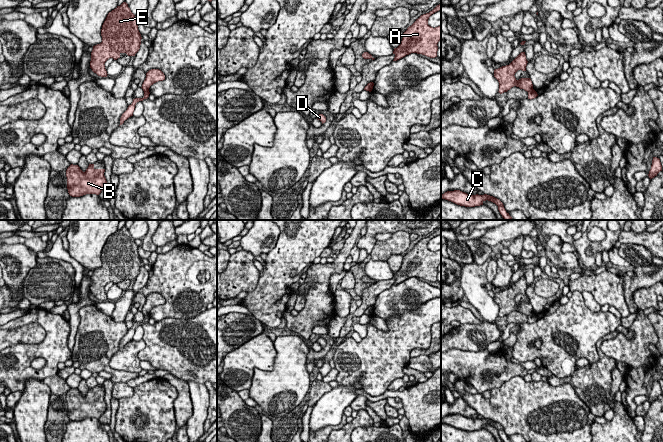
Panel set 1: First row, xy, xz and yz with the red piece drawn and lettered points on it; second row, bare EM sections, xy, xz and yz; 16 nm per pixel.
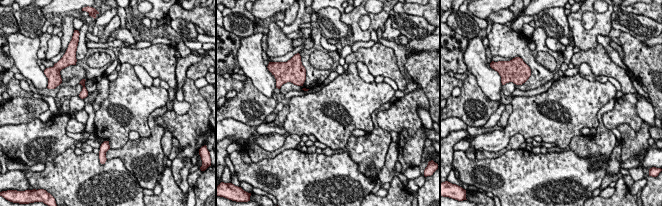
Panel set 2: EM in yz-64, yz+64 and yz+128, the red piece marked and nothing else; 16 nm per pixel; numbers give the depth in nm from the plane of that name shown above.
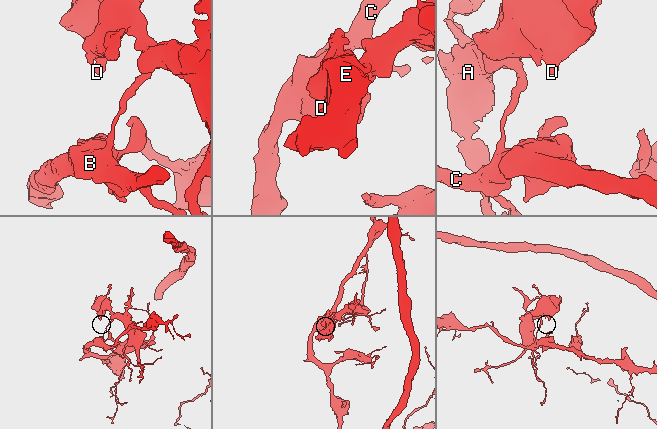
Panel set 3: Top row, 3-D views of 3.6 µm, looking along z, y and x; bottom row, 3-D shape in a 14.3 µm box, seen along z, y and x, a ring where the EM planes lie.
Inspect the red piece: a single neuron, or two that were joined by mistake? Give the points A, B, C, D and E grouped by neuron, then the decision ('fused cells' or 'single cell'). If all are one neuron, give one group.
A D E / B C; fused cells

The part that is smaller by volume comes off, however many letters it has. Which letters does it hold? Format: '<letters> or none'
A, D, E

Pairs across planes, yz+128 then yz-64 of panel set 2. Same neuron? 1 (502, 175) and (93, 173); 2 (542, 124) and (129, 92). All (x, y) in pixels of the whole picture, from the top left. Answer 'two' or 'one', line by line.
1: one
2: one

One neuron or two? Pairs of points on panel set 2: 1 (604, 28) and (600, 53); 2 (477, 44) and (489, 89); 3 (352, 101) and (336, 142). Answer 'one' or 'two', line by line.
1: two
2: one
3: one

